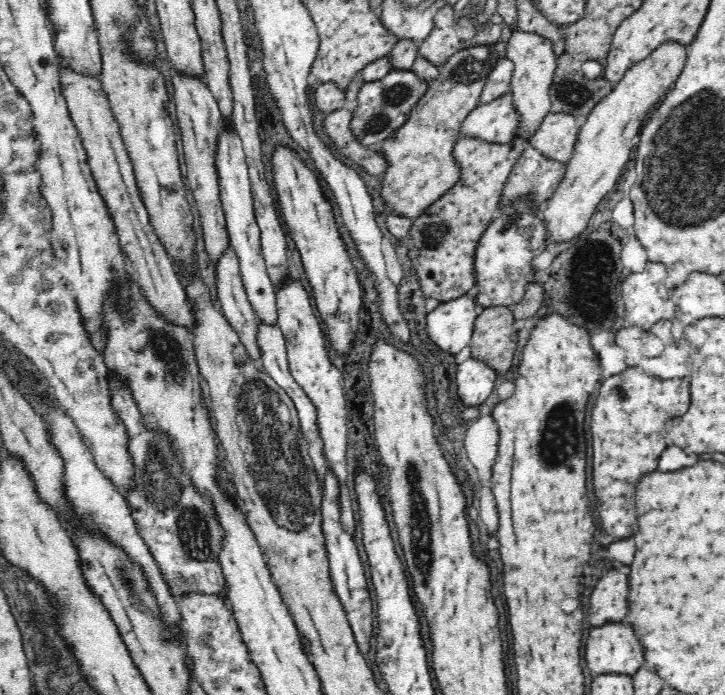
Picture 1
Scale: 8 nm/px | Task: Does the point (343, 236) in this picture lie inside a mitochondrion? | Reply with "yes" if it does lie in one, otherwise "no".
no

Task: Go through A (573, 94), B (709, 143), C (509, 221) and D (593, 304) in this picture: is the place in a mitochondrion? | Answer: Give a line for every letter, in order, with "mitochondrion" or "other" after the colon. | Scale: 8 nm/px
A: mitochondrion
B: mitochondrion
C: mitochondrion
D: mitochondrion

